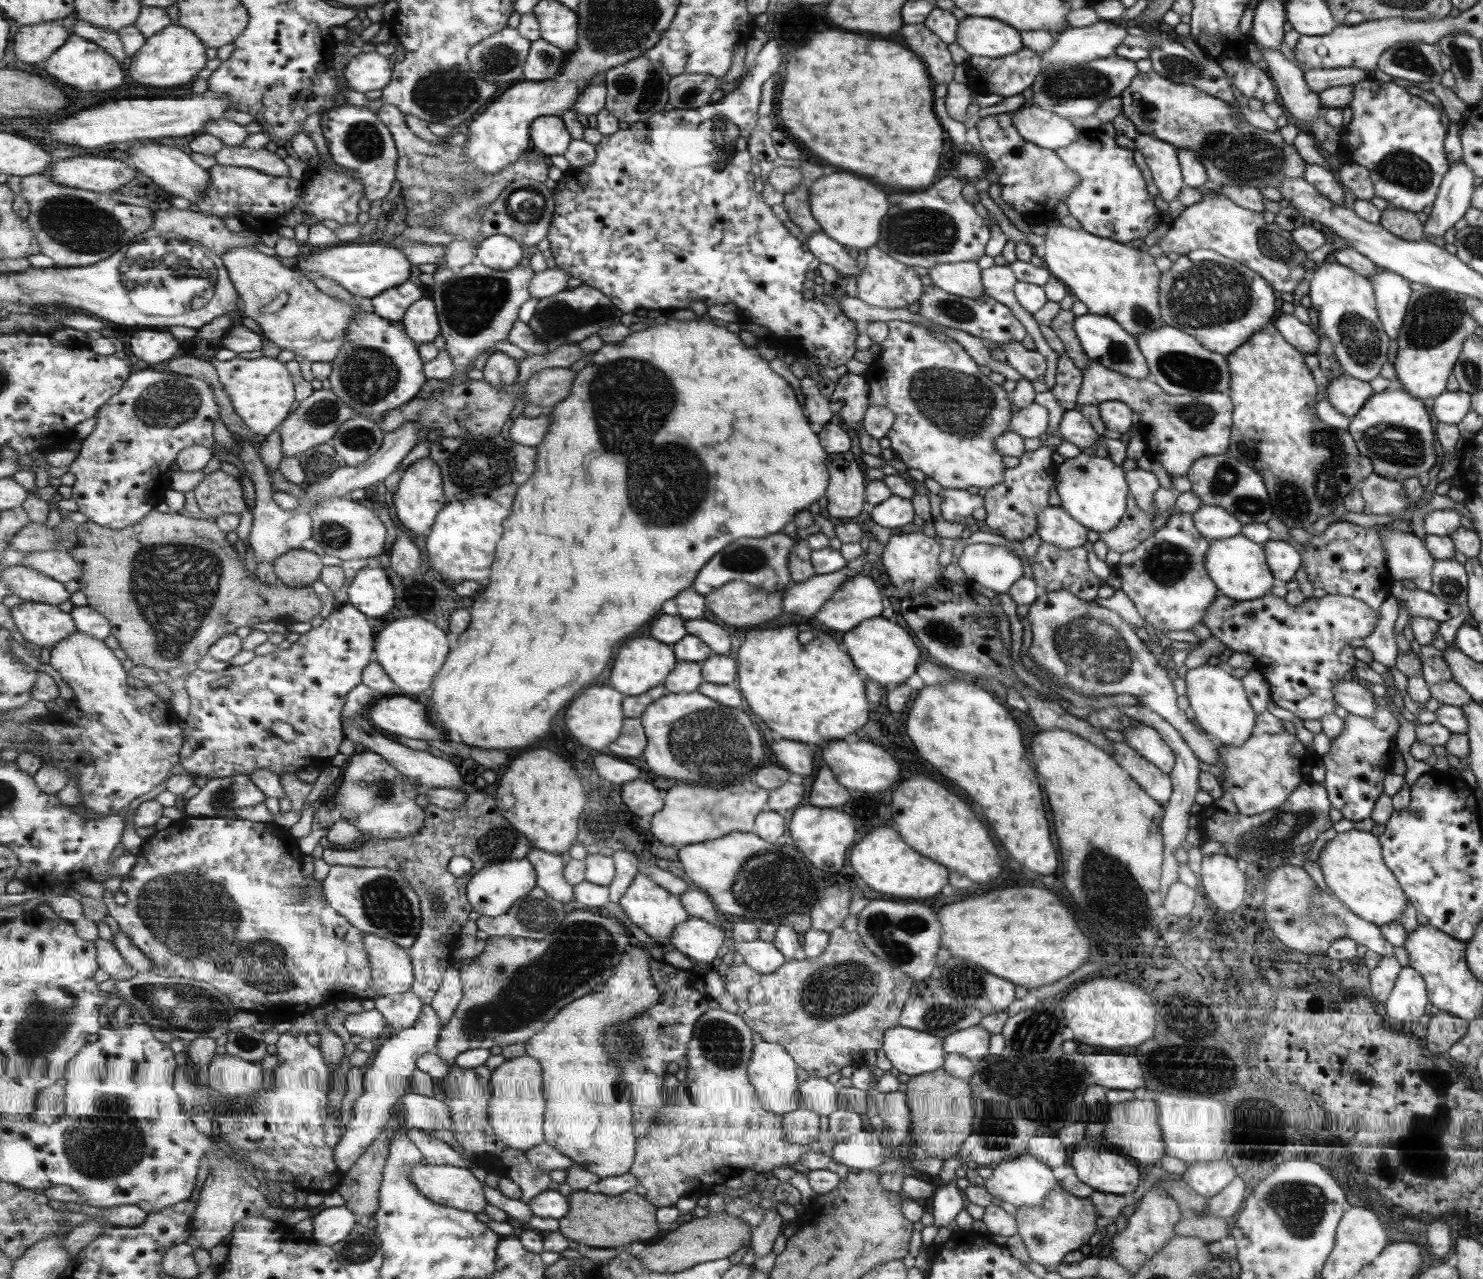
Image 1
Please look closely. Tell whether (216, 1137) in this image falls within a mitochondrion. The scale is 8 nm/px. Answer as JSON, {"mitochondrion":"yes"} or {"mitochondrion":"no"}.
{"mitochondrion":"no"}

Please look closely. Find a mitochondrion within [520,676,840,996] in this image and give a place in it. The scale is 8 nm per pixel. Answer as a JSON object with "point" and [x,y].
{"point":[700,726]}

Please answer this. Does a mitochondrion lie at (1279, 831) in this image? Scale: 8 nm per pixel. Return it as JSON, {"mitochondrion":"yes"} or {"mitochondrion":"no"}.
{"mitochondrion":"yes"}

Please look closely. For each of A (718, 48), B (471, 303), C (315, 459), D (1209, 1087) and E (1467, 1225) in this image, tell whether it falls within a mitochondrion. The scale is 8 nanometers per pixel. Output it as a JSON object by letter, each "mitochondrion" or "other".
{"A":"other","B":"mitochondrion","C":"mitochondrion","D":"mitochondrion","E":"other"}

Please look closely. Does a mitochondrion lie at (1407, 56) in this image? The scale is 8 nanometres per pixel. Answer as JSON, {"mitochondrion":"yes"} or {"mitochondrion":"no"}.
{"mitochondrion":"yes"}

